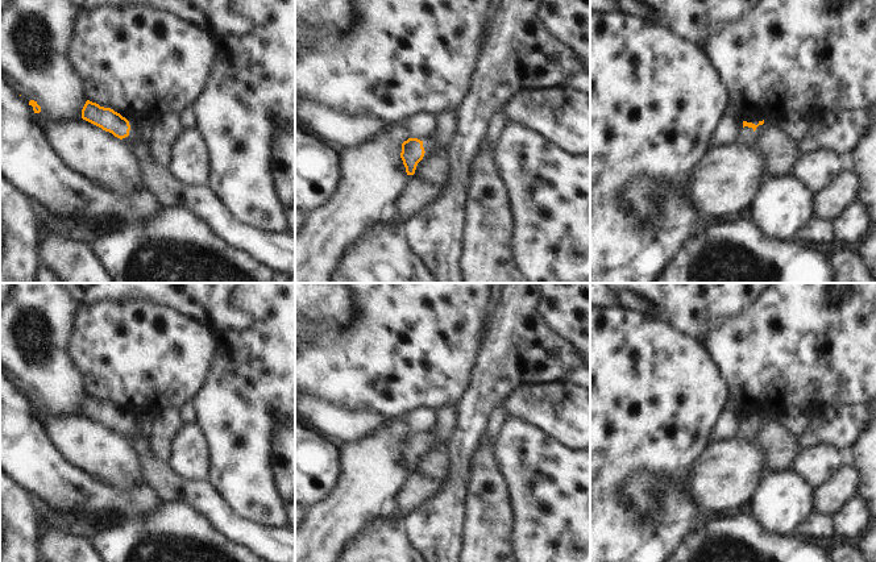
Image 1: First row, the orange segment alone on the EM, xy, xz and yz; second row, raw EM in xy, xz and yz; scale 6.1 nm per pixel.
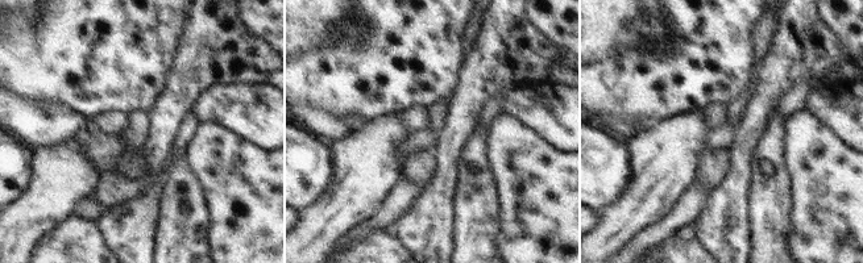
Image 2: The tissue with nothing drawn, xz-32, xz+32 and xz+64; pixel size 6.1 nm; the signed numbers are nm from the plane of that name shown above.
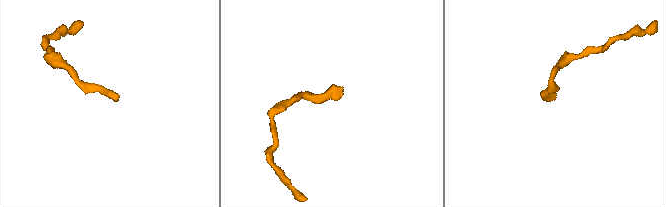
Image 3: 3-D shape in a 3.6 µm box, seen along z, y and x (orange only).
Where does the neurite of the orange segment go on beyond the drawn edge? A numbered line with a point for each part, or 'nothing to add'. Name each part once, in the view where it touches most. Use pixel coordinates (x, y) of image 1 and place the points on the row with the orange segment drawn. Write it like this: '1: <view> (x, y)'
1: yz (747, 136).

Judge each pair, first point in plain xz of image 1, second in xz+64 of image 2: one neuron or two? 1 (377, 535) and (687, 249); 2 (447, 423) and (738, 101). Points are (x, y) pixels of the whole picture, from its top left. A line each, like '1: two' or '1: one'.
1: one
2: one

